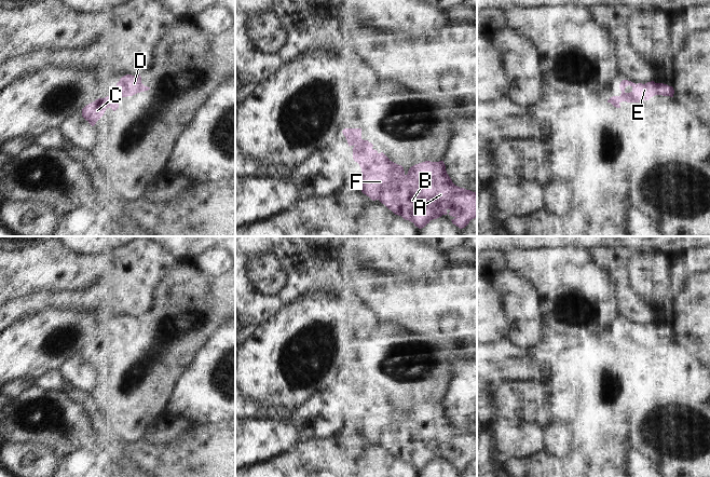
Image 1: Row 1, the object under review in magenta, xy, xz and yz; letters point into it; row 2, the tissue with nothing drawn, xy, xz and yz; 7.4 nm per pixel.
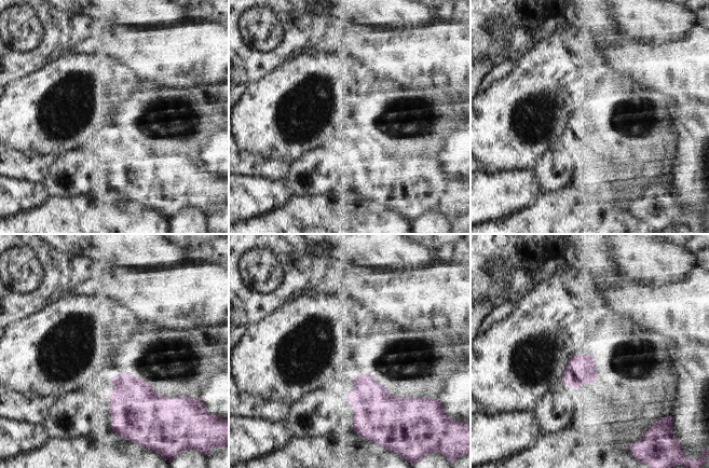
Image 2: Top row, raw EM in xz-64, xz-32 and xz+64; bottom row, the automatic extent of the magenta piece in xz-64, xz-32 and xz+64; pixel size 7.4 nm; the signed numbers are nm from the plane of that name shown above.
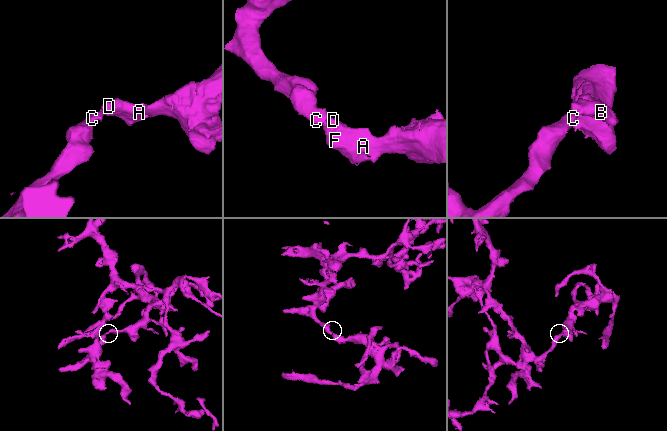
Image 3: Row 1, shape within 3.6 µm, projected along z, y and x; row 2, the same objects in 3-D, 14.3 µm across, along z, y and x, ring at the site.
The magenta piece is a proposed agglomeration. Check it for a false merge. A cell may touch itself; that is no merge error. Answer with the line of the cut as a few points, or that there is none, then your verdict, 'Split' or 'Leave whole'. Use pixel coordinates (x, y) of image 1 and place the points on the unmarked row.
No split. Leave whole

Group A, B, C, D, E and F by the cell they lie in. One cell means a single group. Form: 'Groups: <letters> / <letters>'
Groups: A B C D E F

